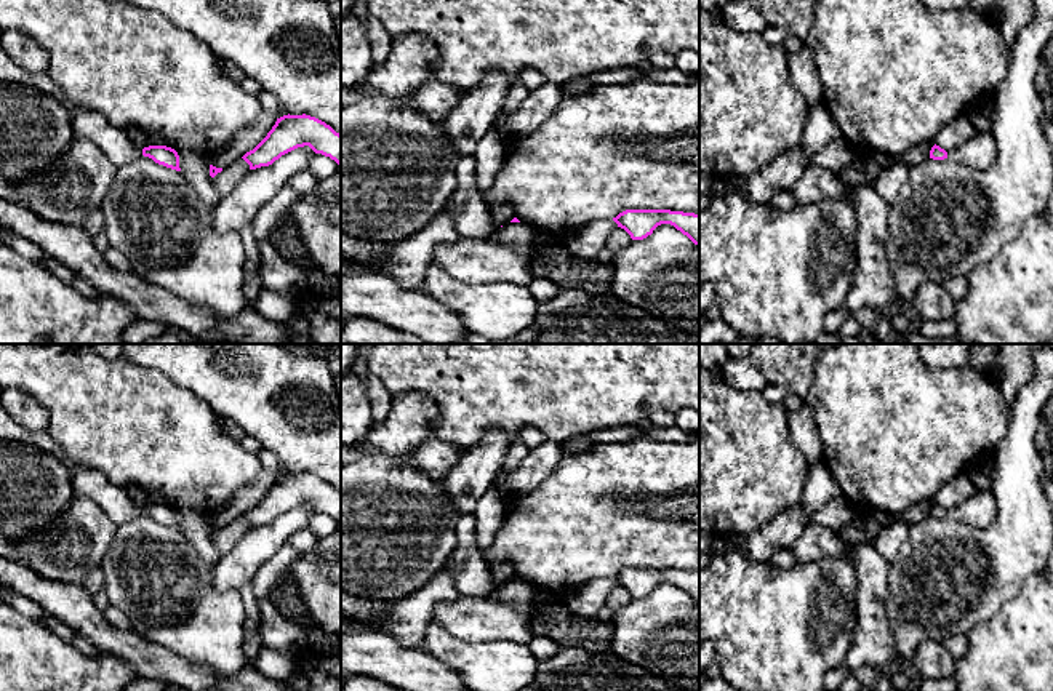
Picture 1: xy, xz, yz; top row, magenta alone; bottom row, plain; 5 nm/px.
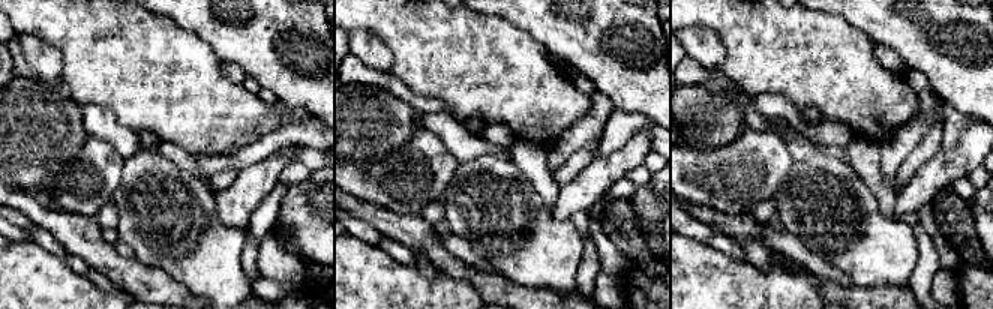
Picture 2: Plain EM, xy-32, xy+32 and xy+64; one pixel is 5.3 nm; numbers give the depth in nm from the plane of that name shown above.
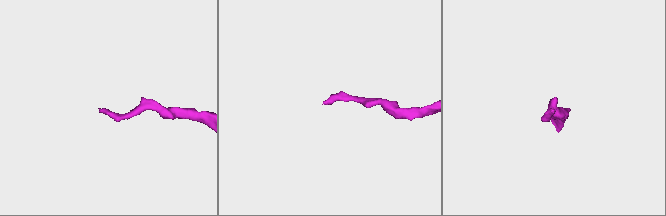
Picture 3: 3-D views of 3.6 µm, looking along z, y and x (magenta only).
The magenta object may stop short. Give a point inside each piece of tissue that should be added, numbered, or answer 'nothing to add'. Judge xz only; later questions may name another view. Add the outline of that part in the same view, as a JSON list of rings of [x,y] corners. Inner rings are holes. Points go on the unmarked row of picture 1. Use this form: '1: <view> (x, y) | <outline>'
nothing to add

